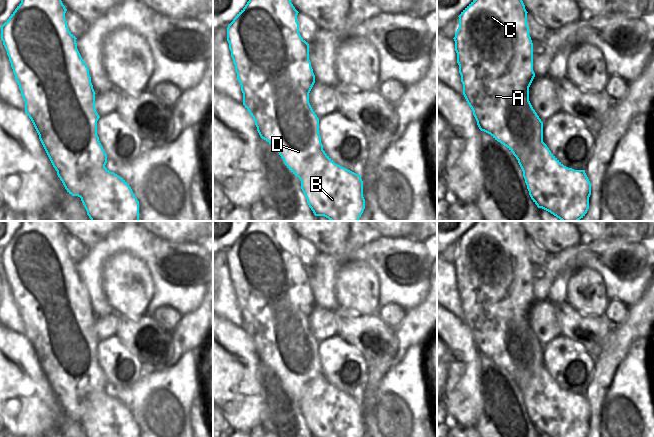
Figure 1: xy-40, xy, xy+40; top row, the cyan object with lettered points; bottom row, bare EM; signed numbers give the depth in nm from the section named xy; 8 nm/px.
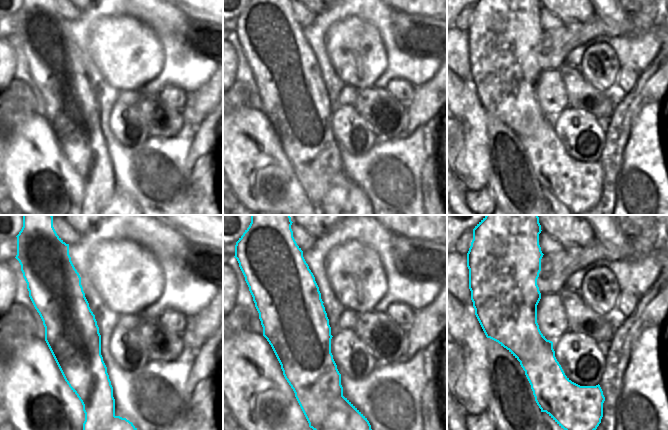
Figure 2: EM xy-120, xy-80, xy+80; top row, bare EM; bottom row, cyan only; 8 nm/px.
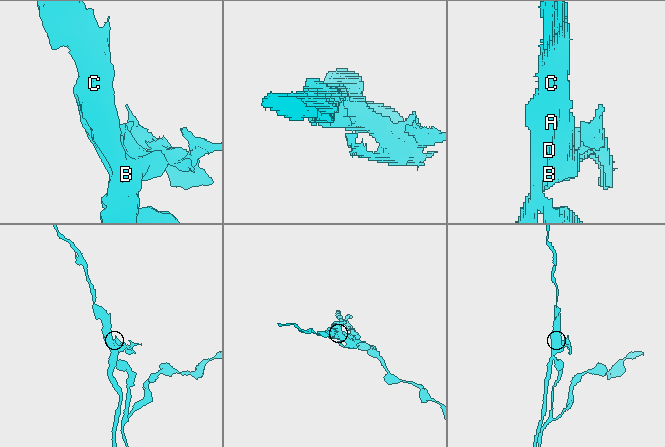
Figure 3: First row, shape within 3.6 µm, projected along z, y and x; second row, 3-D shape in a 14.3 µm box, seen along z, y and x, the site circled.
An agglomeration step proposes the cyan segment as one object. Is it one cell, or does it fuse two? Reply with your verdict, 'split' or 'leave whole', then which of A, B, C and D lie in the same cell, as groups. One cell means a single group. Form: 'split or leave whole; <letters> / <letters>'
split; A C D / B

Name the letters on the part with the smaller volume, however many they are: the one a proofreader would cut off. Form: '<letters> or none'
B

